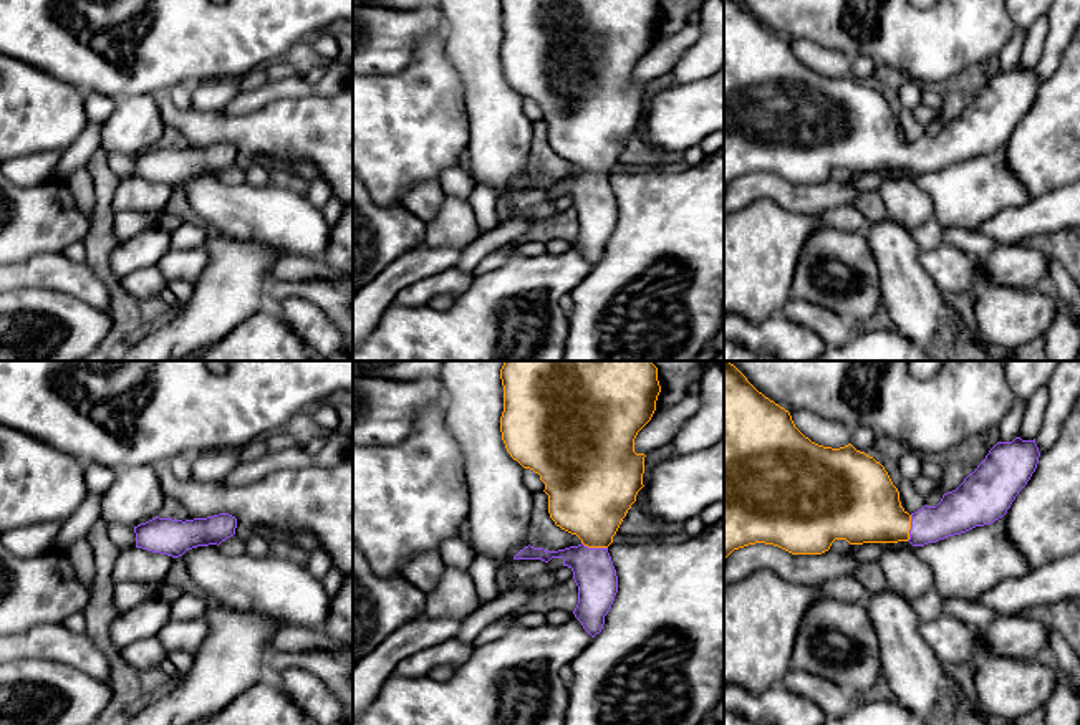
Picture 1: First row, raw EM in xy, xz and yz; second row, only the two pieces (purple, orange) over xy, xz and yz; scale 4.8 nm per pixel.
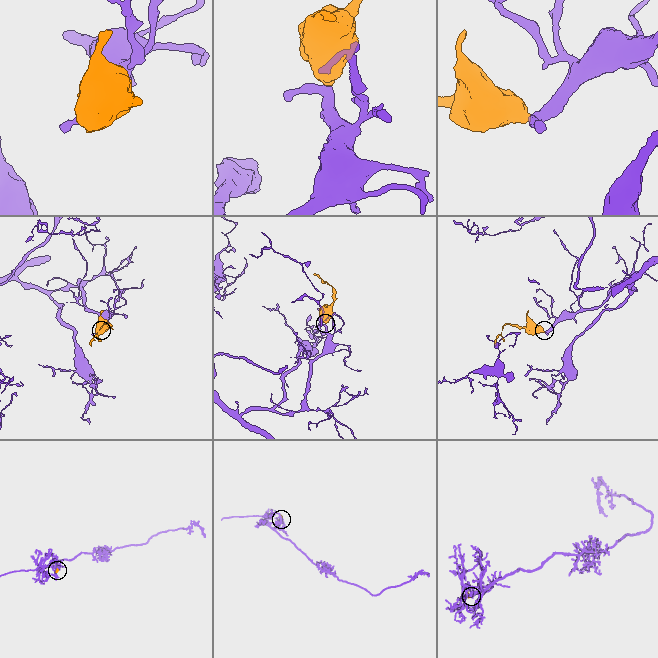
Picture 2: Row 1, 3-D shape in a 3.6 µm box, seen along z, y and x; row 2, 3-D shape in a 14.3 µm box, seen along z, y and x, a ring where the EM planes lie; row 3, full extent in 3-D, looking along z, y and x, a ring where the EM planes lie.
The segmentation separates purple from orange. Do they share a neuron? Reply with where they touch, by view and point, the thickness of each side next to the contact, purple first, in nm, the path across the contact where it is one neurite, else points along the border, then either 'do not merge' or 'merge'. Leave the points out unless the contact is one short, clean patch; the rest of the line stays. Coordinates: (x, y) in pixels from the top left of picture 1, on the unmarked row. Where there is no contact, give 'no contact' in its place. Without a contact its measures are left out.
contact xz (595, 177); calibres 200 and 380 nm; way xz (593, 201), (595, 177), (590, 126); merge

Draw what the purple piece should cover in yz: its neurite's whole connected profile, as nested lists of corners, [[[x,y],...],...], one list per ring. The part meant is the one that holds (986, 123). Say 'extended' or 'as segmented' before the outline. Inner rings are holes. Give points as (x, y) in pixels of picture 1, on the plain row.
extended; [[[724,0],[724,189],[734,179],[755,172],[774,174],[792,184],[822,184],[835,169],[850,174],[936,172],[1002,147],[1035,101],[1039,86],[1035,68],[997,71],[977,98],[956,119],[944,122],[936,136],[924,134],[909,144],[880,91],[851,73],[832,78],[812,71],[795,56],[790,41],[759,22],[740,0]]]

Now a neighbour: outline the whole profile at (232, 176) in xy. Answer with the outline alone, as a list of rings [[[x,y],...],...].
[[[237,164],[227,167],[219,174],[220,180],[227,185],[240,185],[247,182],[245,169],[239,167]]]

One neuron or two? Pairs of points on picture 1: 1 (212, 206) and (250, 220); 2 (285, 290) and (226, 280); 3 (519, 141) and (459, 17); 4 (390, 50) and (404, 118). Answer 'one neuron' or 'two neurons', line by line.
1: one neuron
2: two neurons
3: one neuron
4: two neurons

